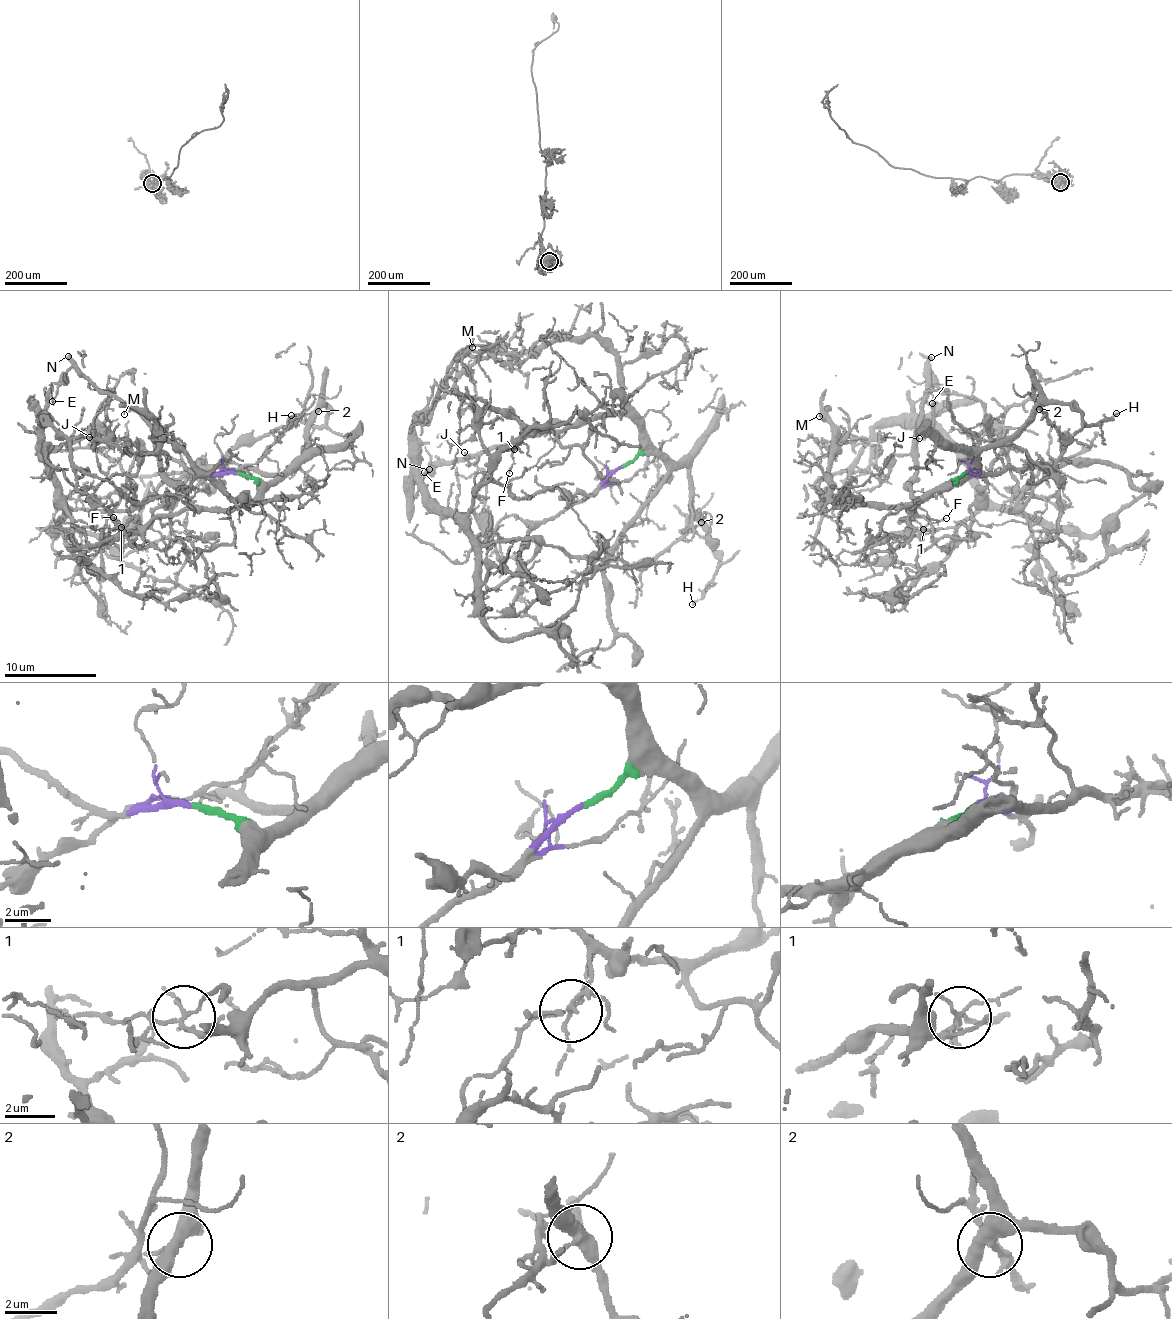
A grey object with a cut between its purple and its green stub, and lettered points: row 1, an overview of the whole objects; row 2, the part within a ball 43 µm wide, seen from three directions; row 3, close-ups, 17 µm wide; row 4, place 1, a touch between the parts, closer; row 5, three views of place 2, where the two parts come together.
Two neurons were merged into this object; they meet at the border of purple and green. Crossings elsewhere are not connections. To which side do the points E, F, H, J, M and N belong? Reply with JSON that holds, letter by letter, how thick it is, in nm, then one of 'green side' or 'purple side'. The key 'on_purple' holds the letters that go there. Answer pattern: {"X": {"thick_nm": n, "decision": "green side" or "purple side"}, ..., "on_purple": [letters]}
{"E": {"thick_nm": 140, "decision": "green side"}, "F": {"thick_nm": 120, "decision": "green side"}, "H": {"thick_nm": 120, "decision": "green side"}, "J": {"thick_nm": 140, "decision": "green side"}, "M": {"thick_nm": 50, "decision": "green side"}, "N": {"thick_nm": 320, "decision": "green side"}, "on_purple": []}

